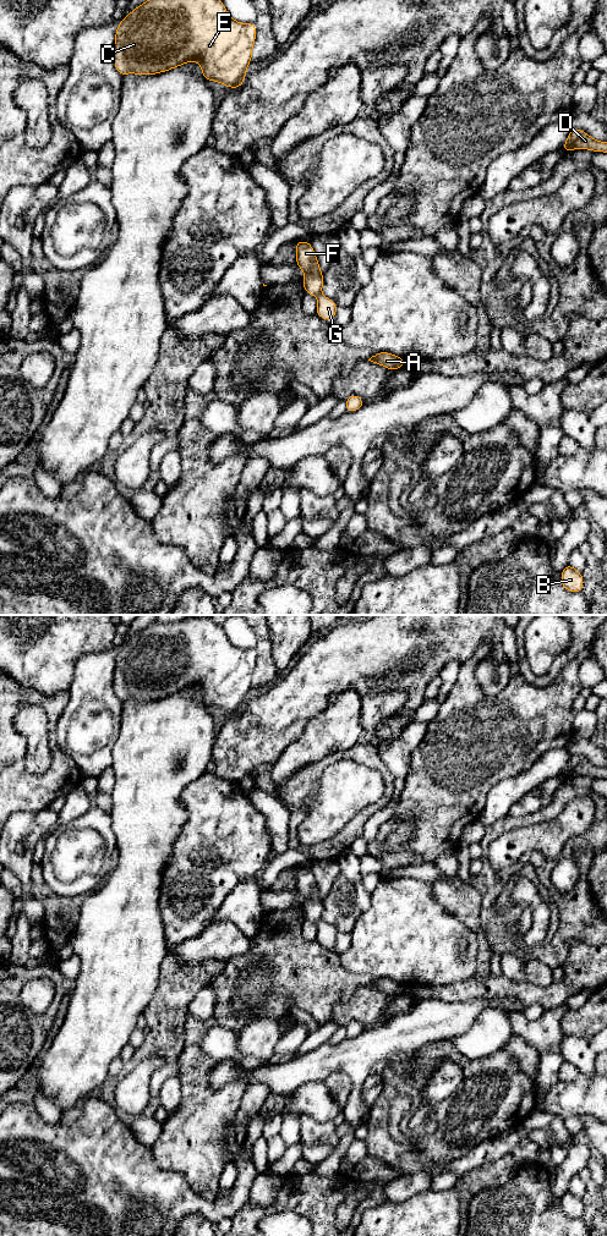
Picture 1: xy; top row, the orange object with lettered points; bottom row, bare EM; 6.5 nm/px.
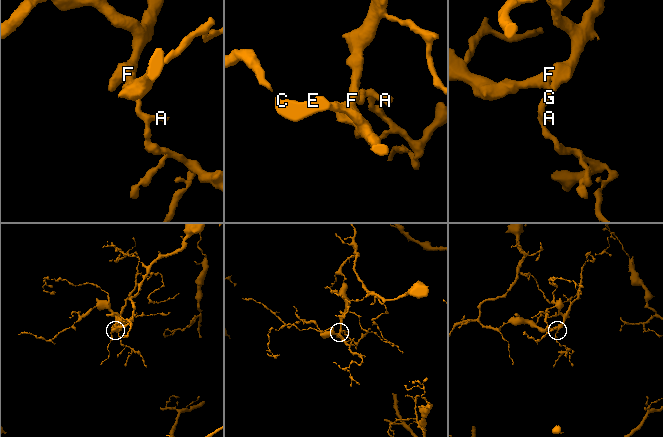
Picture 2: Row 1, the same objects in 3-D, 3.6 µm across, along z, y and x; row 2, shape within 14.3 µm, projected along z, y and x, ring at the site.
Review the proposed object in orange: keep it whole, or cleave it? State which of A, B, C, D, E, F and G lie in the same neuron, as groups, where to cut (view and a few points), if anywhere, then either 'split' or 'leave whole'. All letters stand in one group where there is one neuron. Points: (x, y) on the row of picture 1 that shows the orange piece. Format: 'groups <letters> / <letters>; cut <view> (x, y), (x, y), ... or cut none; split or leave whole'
groups A B C D E F G; cut none; leave whole

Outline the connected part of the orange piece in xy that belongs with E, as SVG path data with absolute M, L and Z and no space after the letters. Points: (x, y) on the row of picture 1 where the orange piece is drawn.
M147 0L122 18L116 28L114 67L121 76L152 76L185 62L199 62L202 76L208 82L215 81L236 89L245 84L256 31L253 22L235 21L222 0Z

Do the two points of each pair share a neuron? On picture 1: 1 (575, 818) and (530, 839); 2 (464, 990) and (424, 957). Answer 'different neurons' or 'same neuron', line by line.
1: same neuron
2: different neurons

